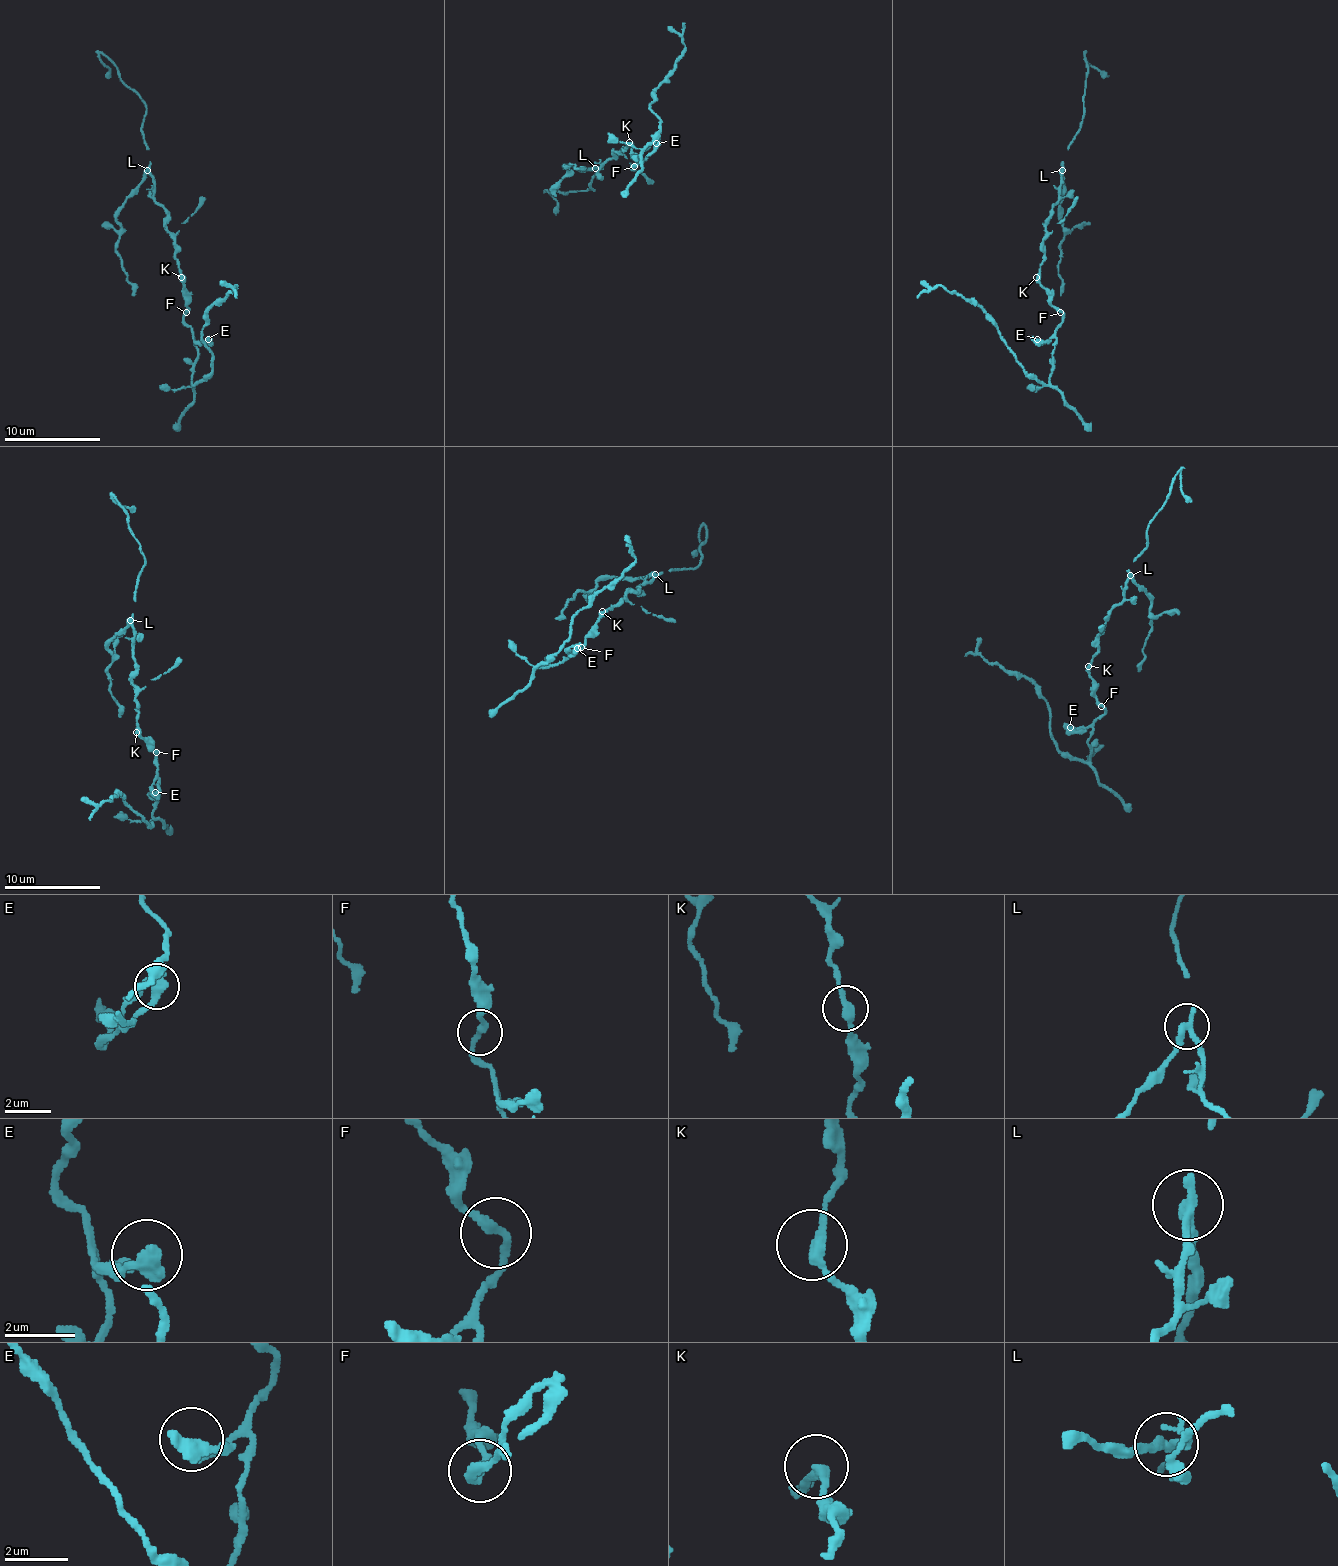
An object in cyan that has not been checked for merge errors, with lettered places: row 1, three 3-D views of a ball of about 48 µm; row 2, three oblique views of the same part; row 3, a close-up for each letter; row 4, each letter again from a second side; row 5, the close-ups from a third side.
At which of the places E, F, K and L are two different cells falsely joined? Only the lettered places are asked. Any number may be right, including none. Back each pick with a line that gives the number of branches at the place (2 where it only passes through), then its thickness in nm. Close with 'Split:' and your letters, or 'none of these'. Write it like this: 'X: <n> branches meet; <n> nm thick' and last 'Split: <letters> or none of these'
L: 2 branches meet; 300 nm thick
Split: L

